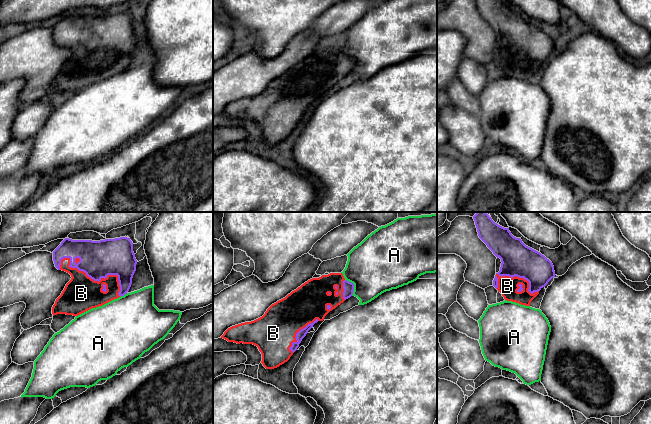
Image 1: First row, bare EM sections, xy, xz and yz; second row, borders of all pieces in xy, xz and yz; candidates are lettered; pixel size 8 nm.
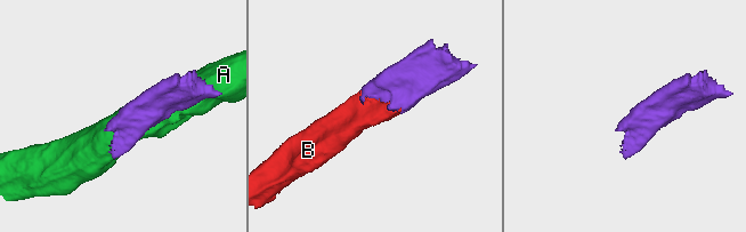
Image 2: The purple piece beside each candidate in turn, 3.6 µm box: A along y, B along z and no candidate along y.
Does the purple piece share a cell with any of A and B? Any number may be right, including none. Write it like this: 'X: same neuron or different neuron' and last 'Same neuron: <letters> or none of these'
A: different neuron
B: same neuron
Same neuron: B

